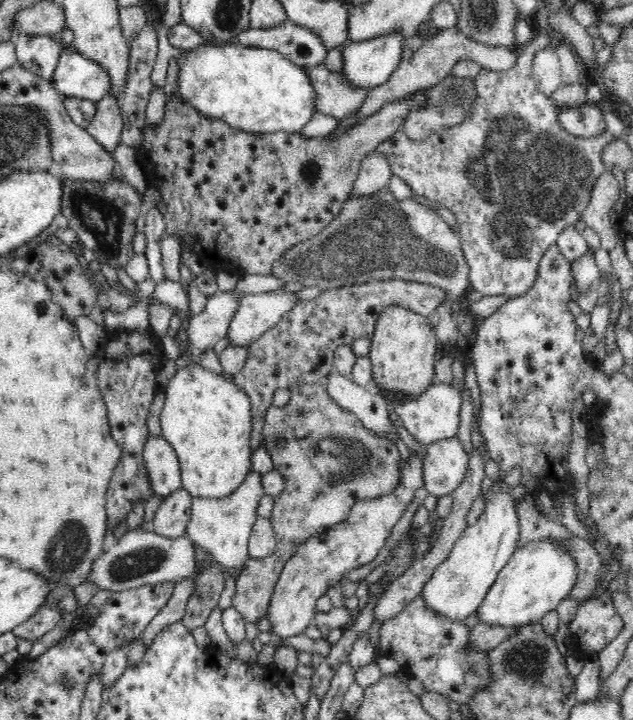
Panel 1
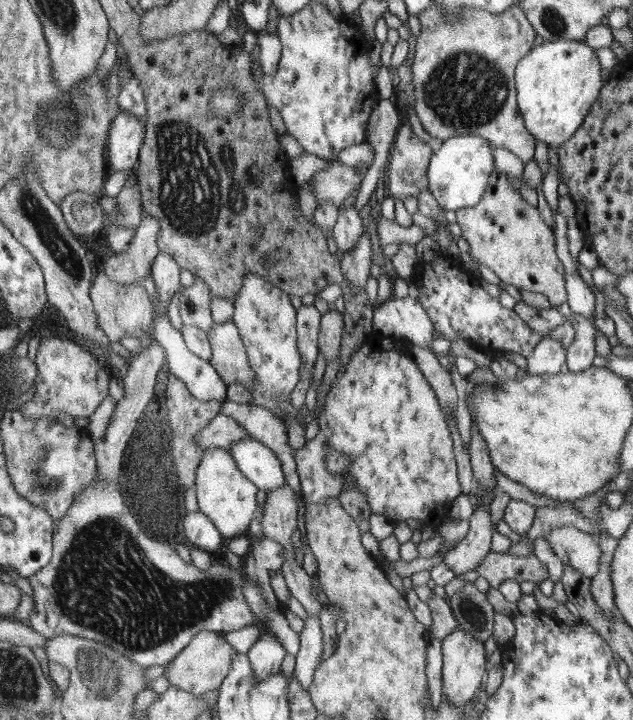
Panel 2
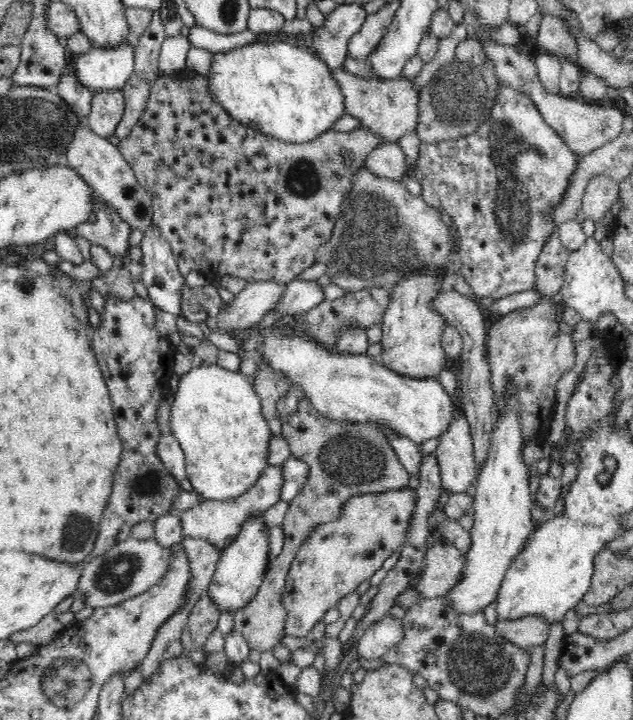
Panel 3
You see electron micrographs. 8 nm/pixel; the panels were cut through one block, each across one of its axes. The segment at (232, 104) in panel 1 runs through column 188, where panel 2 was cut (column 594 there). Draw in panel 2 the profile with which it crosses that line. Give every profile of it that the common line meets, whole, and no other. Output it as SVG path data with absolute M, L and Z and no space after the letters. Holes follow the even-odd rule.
M546 41L542 45L532 47L527 56L516 65L515 86L518 89L520 115L526 120L527 129L549 146L557 148L570 140L600 96L604 82L602 67L595 51L583 41Z

